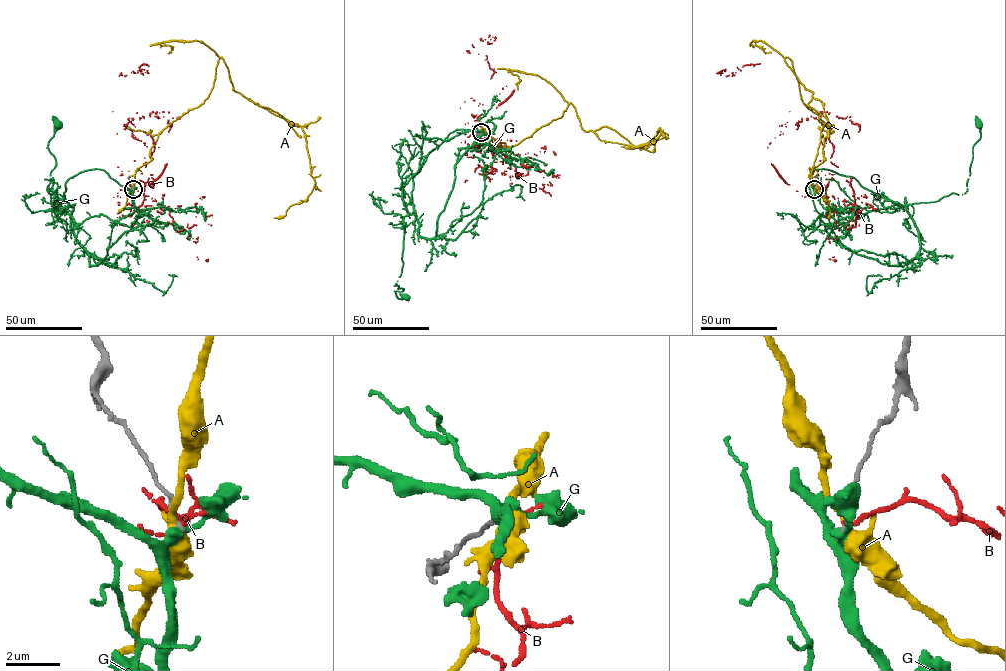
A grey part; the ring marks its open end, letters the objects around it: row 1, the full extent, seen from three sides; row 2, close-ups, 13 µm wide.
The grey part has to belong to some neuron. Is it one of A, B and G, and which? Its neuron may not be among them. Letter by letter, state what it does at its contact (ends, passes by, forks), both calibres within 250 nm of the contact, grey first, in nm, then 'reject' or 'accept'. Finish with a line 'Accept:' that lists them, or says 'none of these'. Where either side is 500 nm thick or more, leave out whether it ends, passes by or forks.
A: it forks; calibres 170 and 280 nm; reject
B: it ends; calibres 150 and 180 nm; reject
G: it passes by; calibres 140 and 320 nm; reject
Accept: none of these

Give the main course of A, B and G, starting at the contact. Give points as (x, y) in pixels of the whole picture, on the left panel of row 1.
A: (132, 188), (158, 134), (208, 97), (221, 57), (234, 90), (303, 130), (315, 184), (306, 199), (274, 218)
B: (133, 189), (133, 175), (151, 175), (153, 139), (132, 136), (142, 116), (124, 124), (112, 111), (140, 66)
G: (133, 189), (85, 170), (55, 206), (48, 145), (58, 124)

